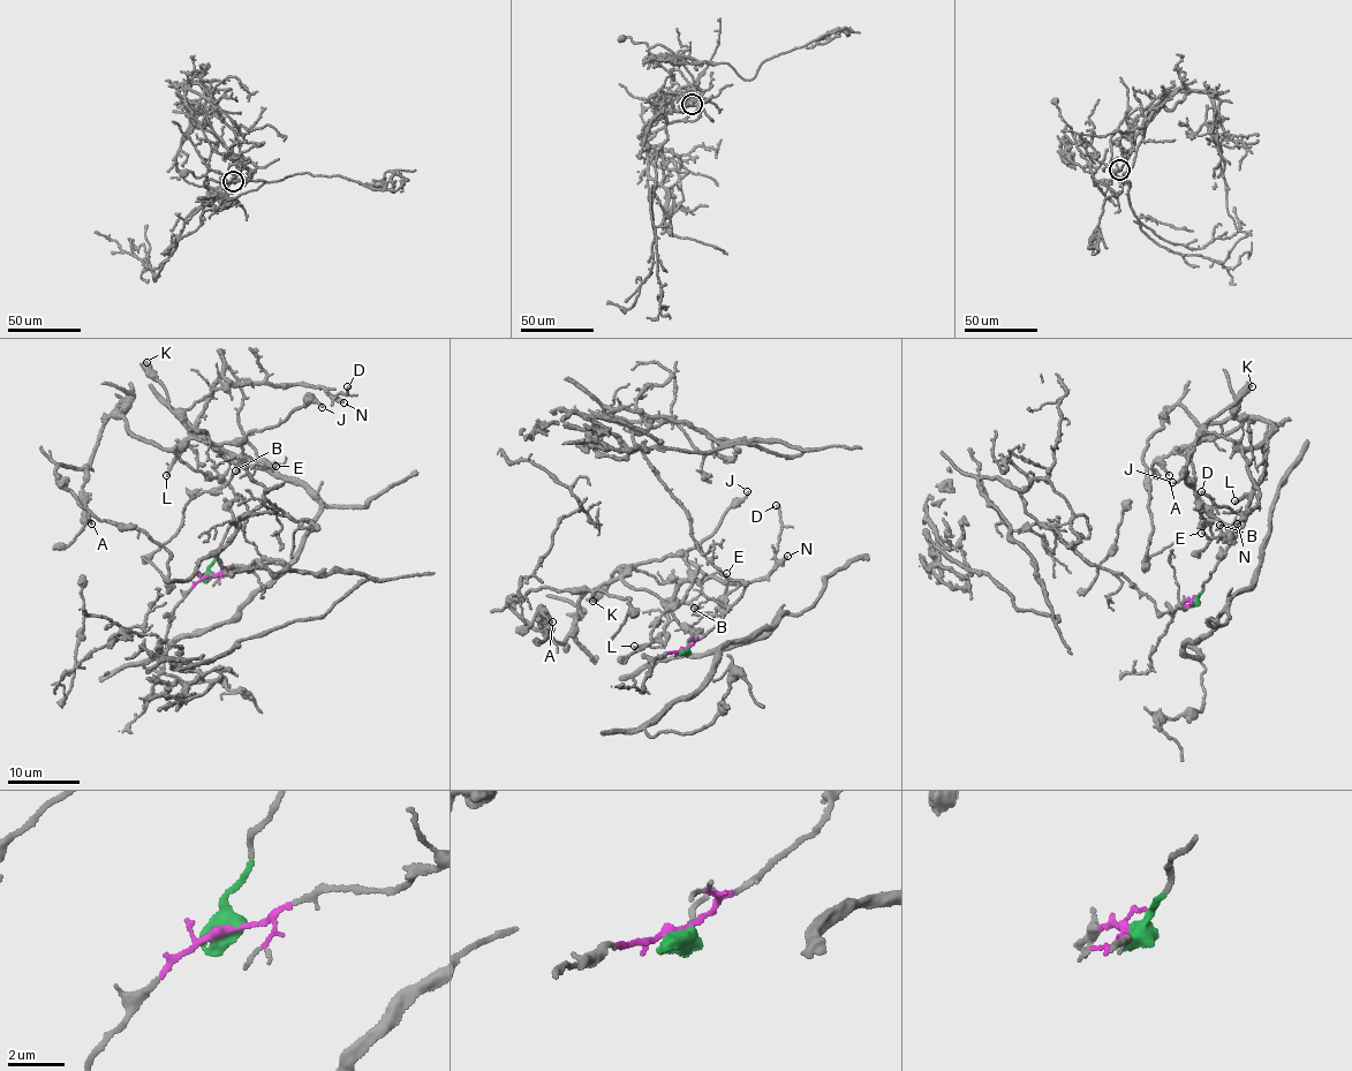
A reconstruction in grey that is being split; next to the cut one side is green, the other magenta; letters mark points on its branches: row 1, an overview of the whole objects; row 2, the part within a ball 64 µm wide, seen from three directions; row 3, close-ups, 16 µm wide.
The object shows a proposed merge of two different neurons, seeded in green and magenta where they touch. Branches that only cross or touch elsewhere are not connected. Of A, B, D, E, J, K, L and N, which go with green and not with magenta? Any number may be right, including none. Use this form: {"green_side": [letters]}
{"green_side": ["A", "B", "D", "E", "J", "K", "L", "N"]}

